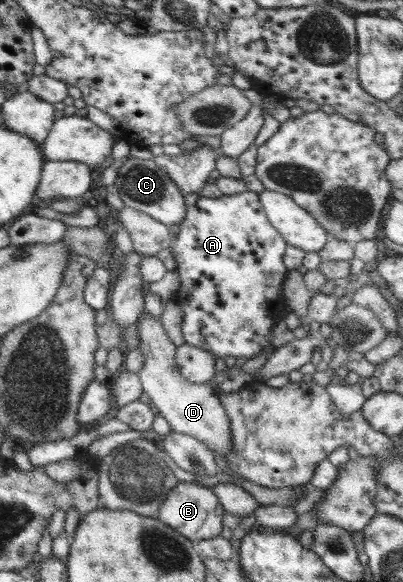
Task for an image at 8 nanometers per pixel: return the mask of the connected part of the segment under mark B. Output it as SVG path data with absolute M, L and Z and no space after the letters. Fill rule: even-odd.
M179 482L160 504L157 518L172 529L175 529L176 532L195 542L220 536L220 532L223 529L222 517L224 513L225 511L222 509L218 497L210 488L197 483Z

